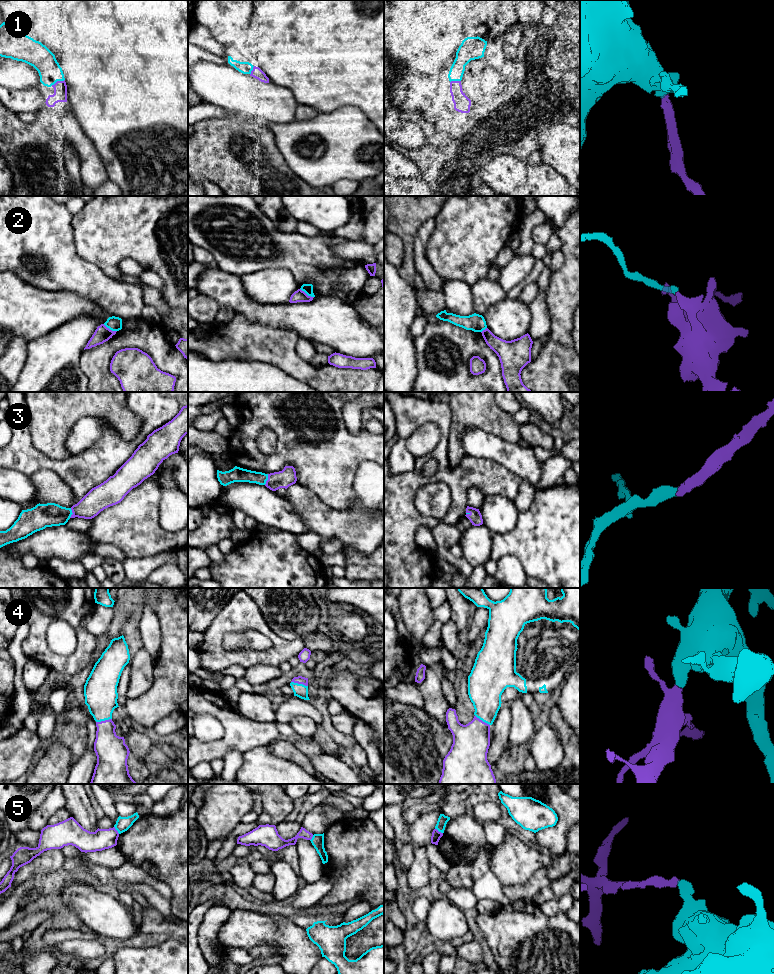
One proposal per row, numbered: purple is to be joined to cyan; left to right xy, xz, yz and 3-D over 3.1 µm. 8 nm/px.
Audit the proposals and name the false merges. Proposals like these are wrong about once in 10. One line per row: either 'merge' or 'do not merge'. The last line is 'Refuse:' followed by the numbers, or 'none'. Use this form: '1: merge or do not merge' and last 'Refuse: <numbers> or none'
1: merge
2: do not merge
3: merge
4: merge
5: do not merge
Refuse: 2, 5

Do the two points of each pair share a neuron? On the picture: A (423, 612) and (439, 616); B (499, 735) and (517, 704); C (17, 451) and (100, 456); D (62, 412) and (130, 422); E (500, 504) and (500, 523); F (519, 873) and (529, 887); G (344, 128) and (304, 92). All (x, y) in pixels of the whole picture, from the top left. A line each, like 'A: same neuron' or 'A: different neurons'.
A: different neurons
B: different neurons
C: same neuron
D: same neuron
E: same neuron
F: different neurons
G: different neurons

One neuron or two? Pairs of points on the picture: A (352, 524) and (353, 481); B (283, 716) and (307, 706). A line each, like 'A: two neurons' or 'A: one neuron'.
A: one neuron
B: one neuron

